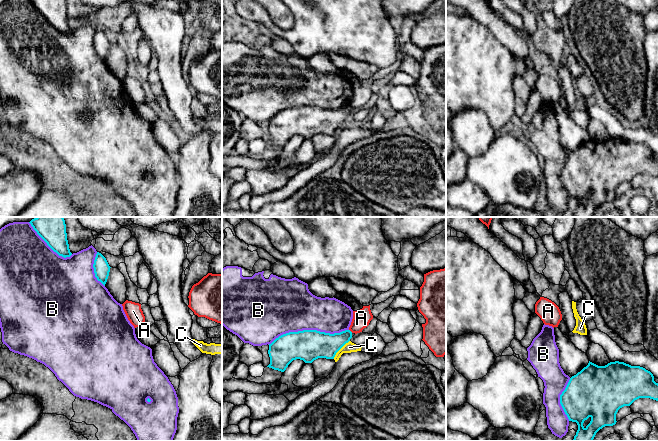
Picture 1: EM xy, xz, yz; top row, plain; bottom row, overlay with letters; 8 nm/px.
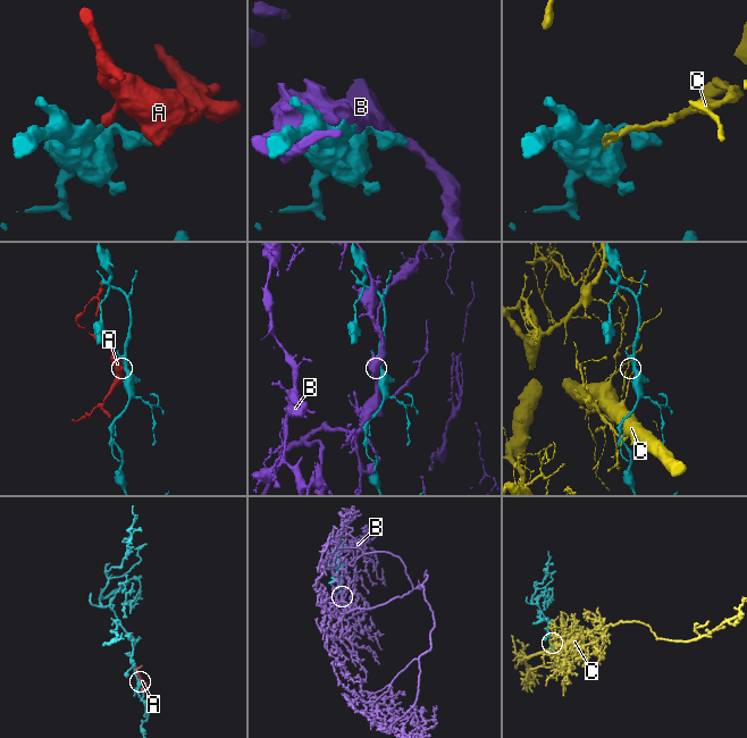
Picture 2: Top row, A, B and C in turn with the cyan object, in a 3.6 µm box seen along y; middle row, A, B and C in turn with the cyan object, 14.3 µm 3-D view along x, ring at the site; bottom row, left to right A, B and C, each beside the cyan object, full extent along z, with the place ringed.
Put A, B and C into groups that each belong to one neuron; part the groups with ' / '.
A / B / C

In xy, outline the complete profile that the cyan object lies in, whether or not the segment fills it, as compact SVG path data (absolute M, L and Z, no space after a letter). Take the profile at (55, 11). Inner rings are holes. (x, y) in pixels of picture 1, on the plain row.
M31 0L31 2L59 32L66 34L72 31L67 16L66 0Z

